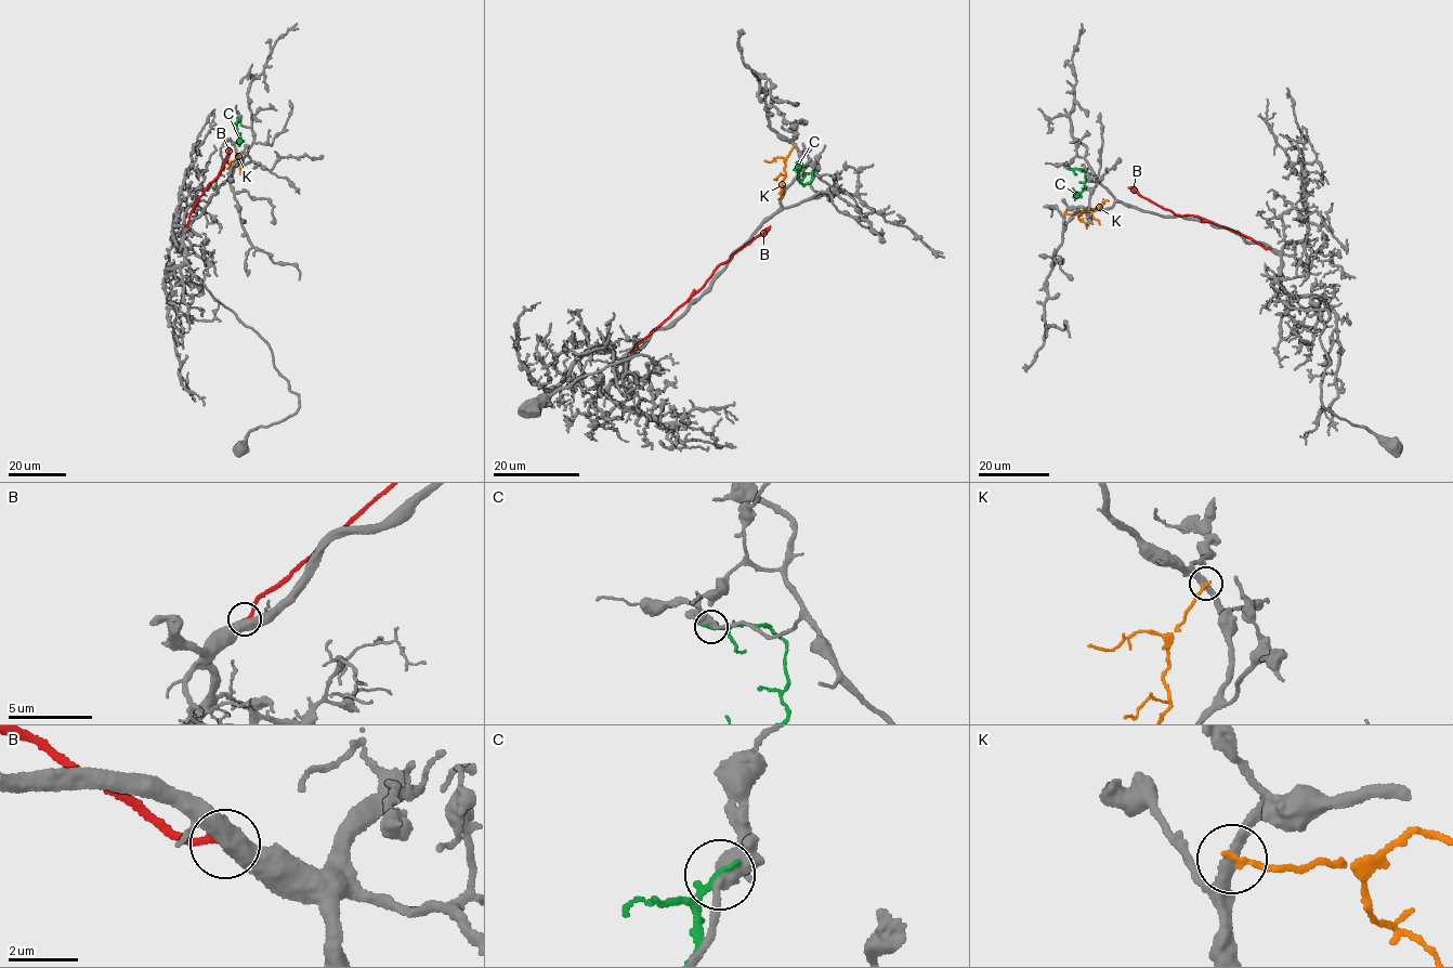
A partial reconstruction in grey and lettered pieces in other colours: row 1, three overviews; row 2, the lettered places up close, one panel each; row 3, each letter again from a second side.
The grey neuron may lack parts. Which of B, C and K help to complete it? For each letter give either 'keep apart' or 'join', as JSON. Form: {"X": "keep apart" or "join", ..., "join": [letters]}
{"B": "join", "C": "keep apart", "K": "keep apart", "join": ["B"]}

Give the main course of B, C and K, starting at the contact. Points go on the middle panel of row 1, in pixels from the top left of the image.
B: (631, 352), (635, 344), (701, 288), (721, 264), (770, 225)
C: (814, 170), (810, 182), (803, 185), (798, 179), (798, 169), (803, 165)
K: (795, 144), (787, 157), (783, 190), (779, 199)

